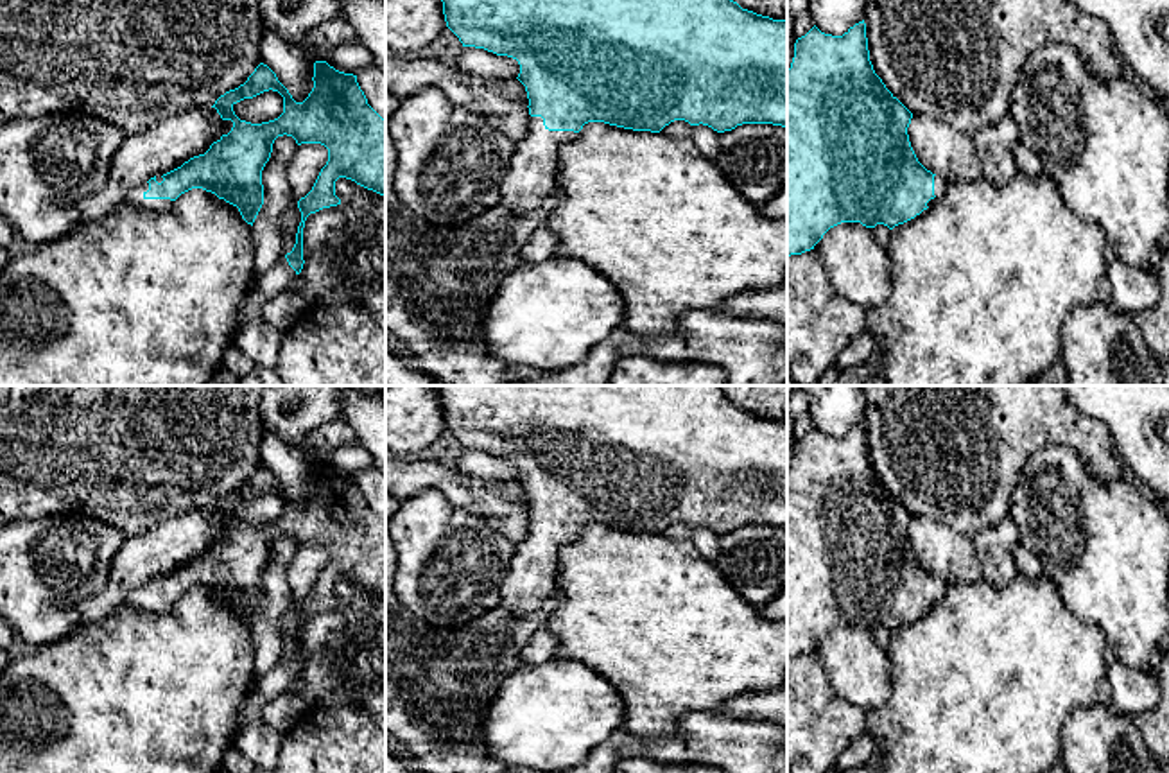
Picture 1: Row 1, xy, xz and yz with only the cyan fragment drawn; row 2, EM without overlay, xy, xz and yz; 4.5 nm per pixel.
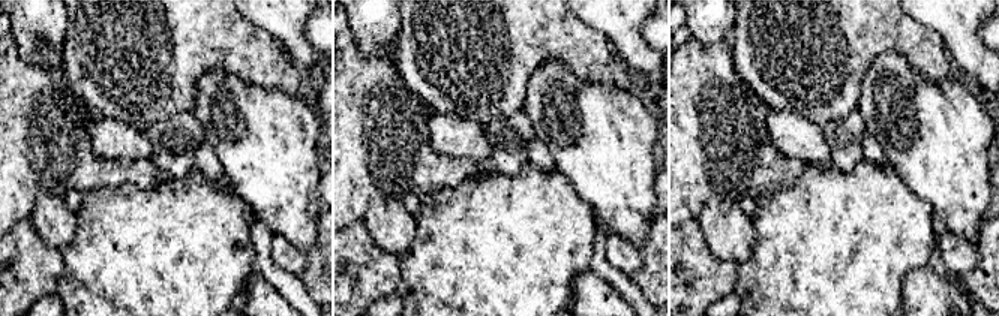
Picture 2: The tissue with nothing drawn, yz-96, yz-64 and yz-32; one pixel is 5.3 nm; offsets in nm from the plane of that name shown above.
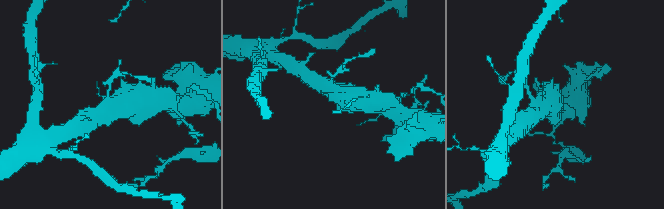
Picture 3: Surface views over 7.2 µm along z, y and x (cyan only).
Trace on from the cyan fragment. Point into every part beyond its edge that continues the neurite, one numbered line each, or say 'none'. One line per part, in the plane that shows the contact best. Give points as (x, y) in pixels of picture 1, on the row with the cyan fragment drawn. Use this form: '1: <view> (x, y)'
1: xz (531, 174)

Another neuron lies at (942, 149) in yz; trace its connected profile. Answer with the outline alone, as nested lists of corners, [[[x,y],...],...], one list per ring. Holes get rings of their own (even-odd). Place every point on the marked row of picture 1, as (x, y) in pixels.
[[[923,115],[911,118],[907,135],[918,161],[945,181],[979,181],[983,178],[972,136]]]

